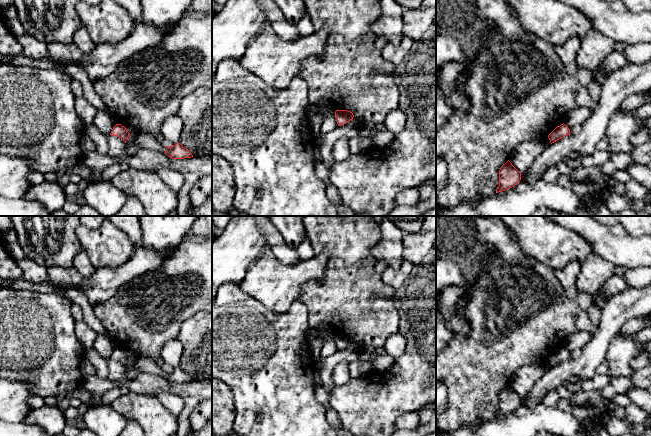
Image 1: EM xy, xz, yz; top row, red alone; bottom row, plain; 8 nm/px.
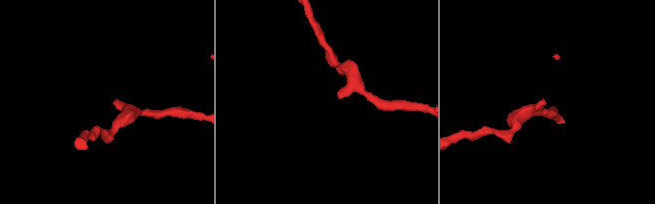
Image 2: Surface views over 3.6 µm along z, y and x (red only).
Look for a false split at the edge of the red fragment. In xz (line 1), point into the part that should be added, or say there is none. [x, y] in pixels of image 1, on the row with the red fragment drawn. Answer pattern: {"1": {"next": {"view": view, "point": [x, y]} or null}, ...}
{"1": {"next": null}}

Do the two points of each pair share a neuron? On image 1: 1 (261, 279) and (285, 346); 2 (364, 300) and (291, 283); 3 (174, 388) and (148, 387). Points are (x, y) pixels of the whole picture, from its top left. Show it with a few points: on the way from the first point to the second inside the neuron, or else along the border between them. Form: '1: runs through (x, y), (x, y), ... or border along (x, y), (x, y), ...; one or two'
1: border along (252, 297), (277, 312), (284, 312), (294, 301); two
2: border along (323, 274), (318, 280), (307, 281), (297, 298); two
3: runs through (168, 387), (154, 387); one

